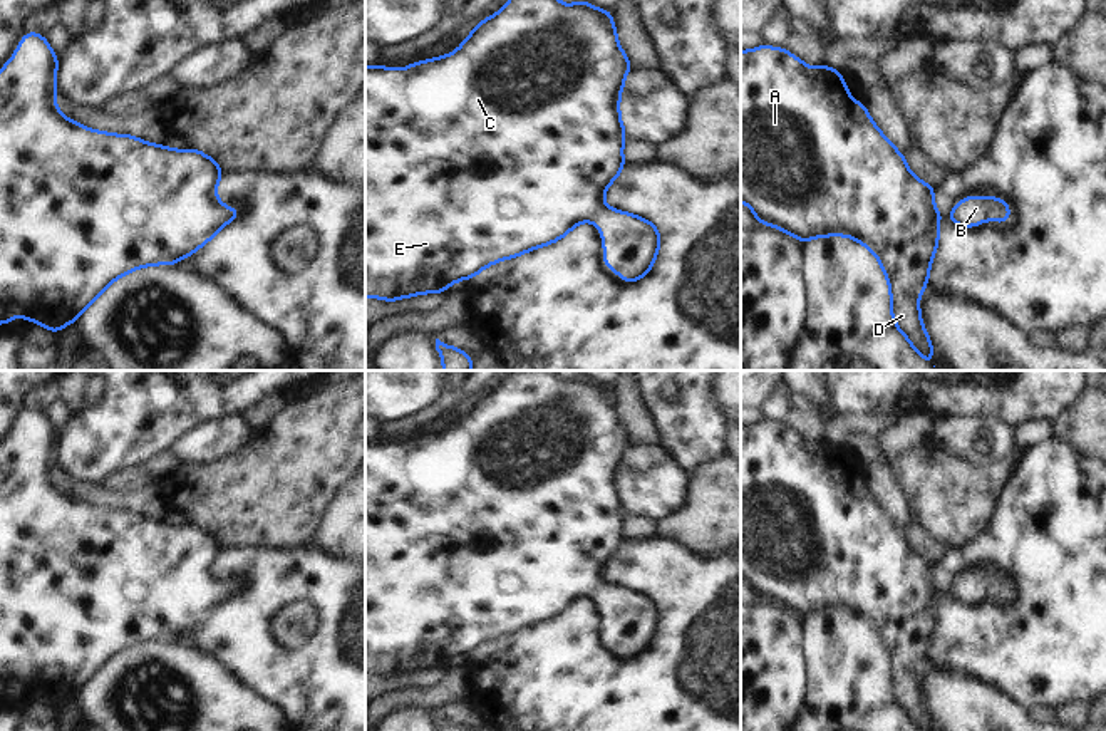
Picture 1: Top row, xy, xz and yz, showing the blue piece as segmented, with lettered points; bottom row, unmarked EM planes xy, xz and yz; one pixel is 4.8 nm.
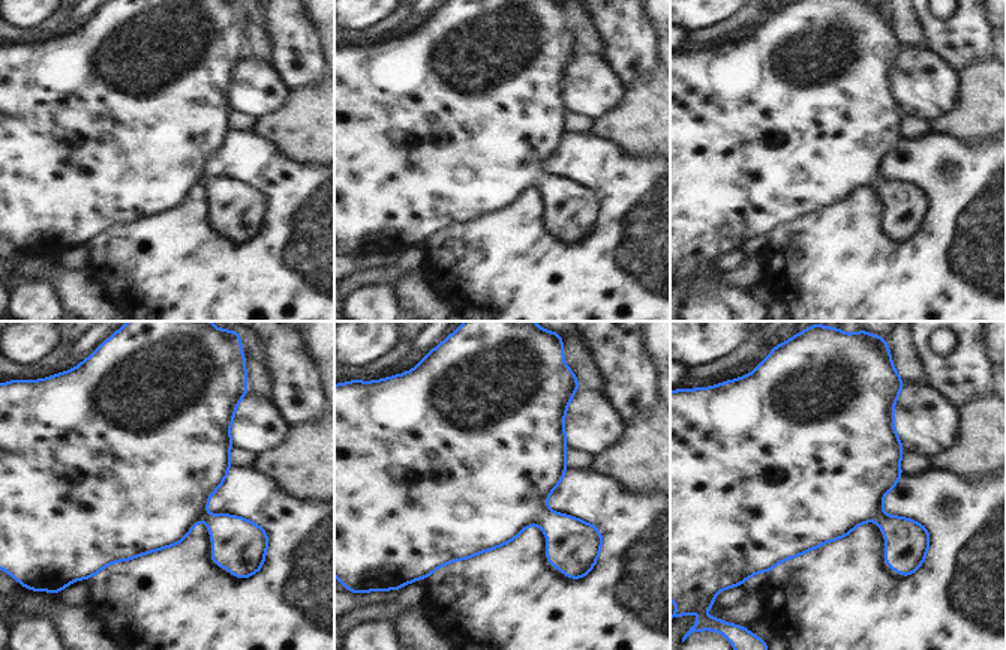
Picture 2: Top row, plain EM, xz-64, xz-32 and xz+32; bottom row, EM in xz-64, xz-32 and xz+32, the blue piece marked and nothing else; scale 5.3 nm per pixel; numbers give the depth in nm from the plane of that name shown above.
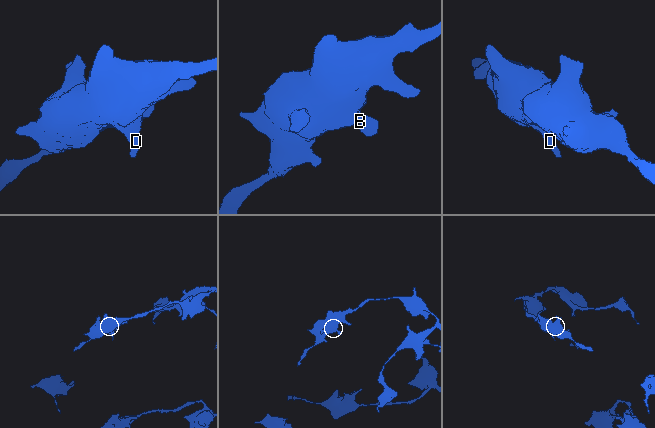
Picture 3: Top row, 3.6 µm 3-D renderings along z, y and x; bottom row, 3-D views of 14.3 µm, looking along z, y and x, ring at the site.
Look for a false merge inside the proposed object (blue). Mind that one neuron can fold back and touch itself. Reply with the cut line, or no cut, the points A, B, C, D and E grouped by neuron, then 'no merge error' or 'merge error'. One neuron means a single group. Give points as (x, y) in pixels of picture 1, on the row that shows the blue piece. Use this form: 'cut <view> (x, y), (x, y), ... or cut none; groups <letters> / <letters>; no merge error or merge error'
cut none; groups A B C D E; no merge error

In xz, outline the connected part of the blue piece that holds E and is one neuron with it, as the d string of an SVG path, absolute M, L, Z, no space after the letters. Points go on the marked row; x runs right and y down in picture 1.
M508 0L503 8L481 20L457 50L437 59L417 60L404 69L365 65L365 297L397 302L421 293L444 293L451 283L474 278L486 267L521 257L565 238L575 226L593 221L603 240L603 265L625 283L642 280L660 250L659 228L633 213L603 203L608 186L625 168L623 141L627 131L620 117L620 96L628 70L628 55L620 49L612 10L587 0L563 5L560 0Z

